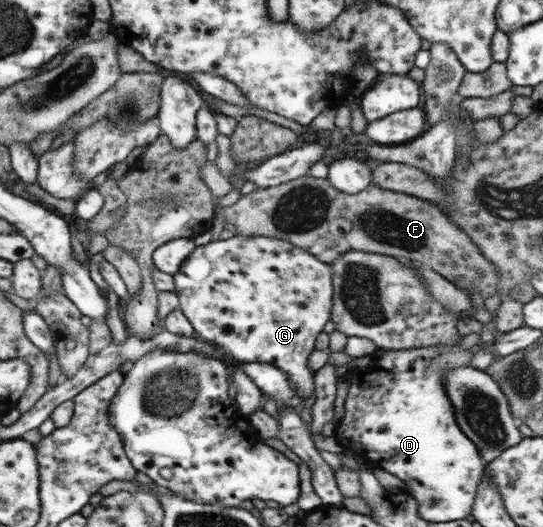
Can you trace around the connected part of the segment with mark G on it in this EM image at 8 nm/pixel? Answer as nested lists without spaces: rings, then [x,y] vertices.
[[[236,235],[224,241],[211,241],[195,247],[173,275],[178,308],[188,318],[202,339],[223,347],[228,355],[243,363],[269,363],[289,375],[293,388],[303,403],[315,391],[315,381],[308,368],[308,356],[324,325],[331,320],[333,285],[331,264],[316,259],[311,252],[292,243],[270,237]]]

